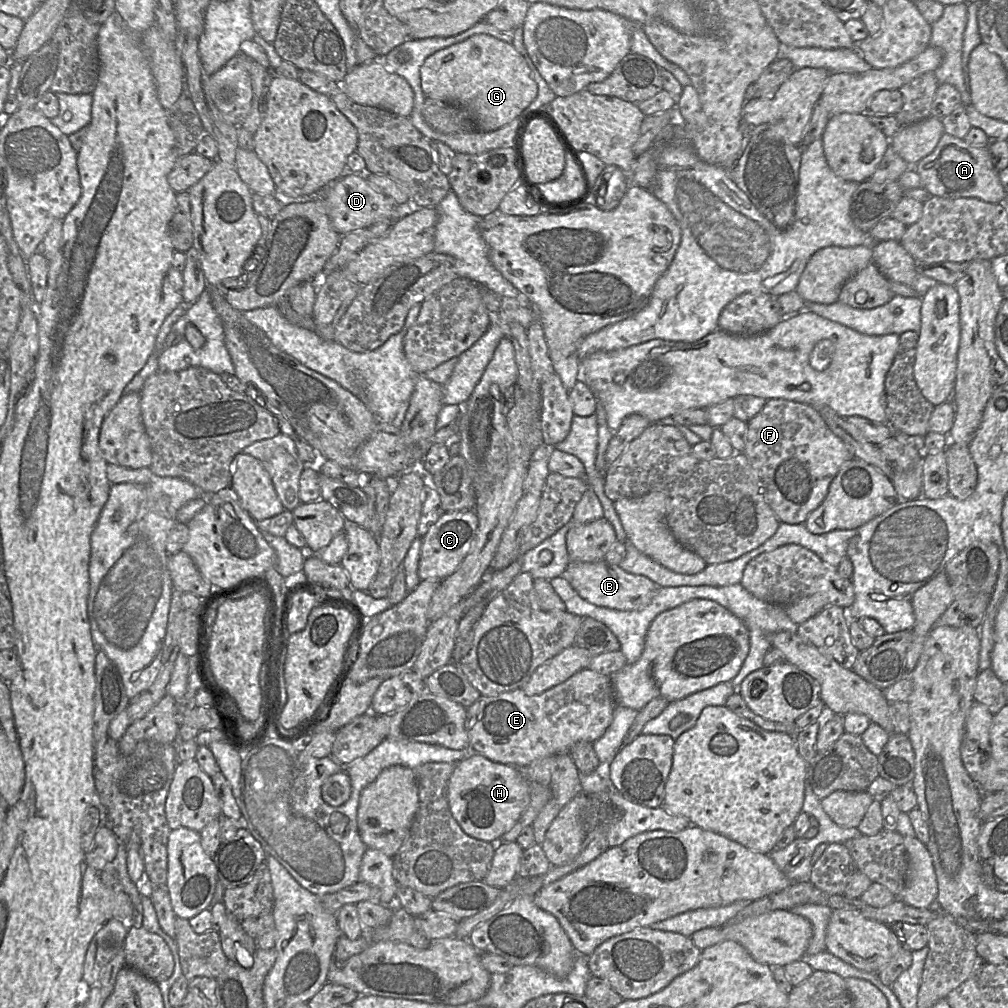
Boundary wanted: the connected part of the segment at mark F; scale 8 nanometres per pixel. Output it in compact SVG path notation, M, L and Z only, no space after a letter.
M769 399L749 422L744 454L757 472L760 491L780 523L801 524L826 498L841 466L853 457L847 445L808 404Z

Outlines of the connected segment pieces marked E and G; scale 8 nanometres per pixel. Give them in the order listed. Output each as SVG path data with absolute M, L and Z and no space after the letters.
M585 668L539 695L527 696L522 689L507 691L494 697L481 695L466 709L465 728L469 746L474 752L481 753L494 762L525 769L536 760L570 753L578 742L595 742L610 726L616 707L612 675Z
M487 34L474 35L430 55L420 68L420 77L427 98L467 110L483 132L497 130L519 117L538 93L524 57L512 44Z

